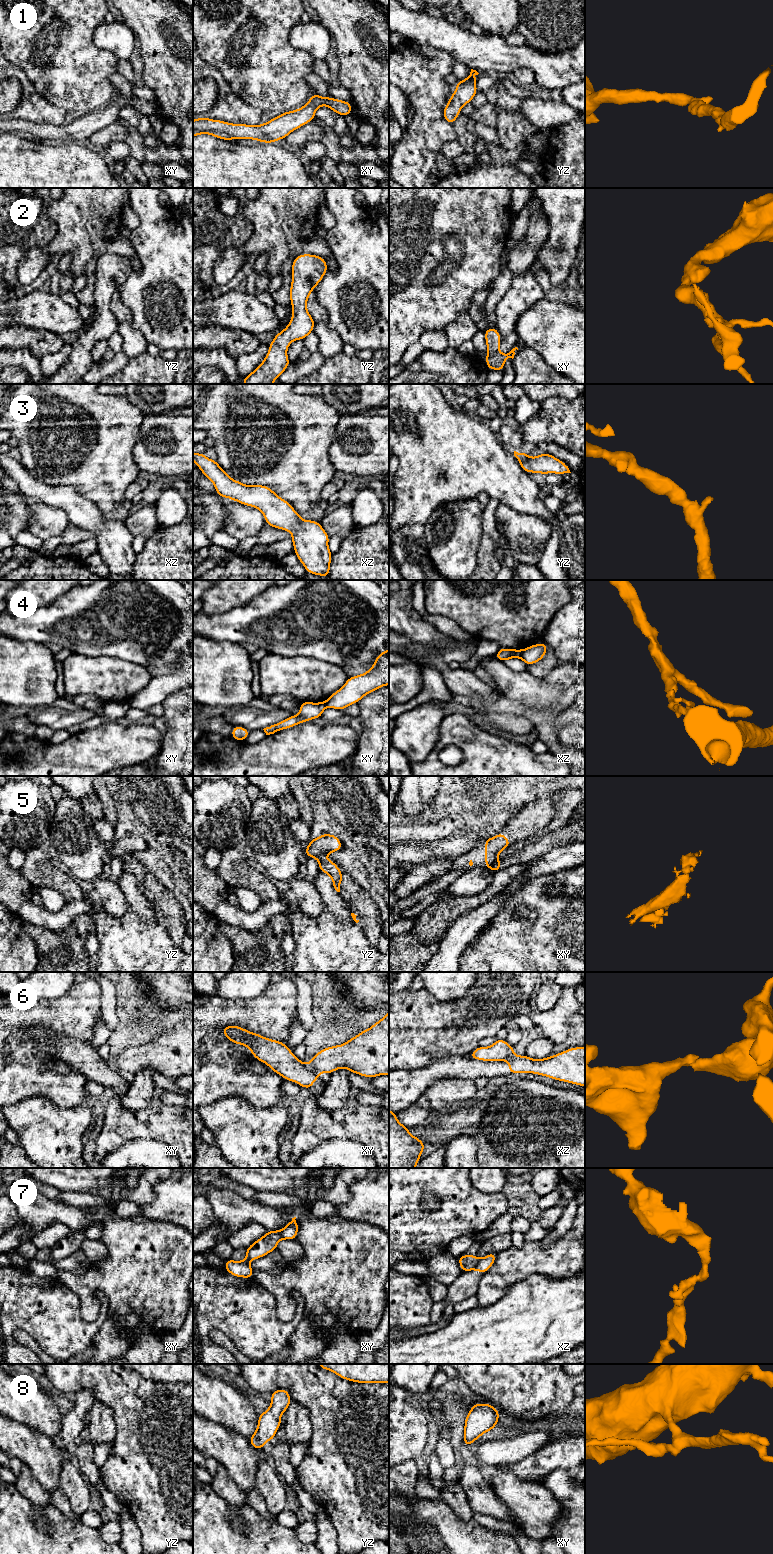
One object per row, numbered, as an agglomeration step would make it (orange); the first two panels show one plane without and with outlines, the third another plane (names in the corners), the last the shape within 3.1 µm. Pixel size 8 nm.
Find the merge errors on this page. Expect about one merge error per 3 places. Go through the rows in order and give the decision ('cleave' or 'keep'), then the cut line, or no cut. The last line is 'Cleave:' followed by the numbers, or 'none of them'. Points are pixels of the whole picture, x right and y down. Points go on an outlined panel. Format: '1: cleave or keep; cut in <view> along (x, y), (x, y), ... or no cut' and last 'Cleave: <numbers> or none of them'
1: keep; no cut
2: keep; no cut
3: keep; no cut
4: cleave; cut in xz along (523, 650), (520, 658)
5: cleave; cut in xy along (499, 862), (493, 863), (490, 867)
6: cleave; cut in xy along (311, 1067), (317, 1074)
7: cleave; cut in xz along (479, 1260), (473, 1268)
8: keep; no cut
Cleave: 4, 5, 6, 7

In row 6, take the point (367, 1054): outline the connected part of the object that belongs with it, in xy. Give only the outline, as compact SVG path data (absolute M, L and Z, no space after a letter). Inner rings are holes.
M389 1011L369 1029L362 1030L346 1043L323 1048L309 1061L314 1073L331 1073L346 1068L351 1073L362 1077L375 1078L380 1075L389 1075Z

